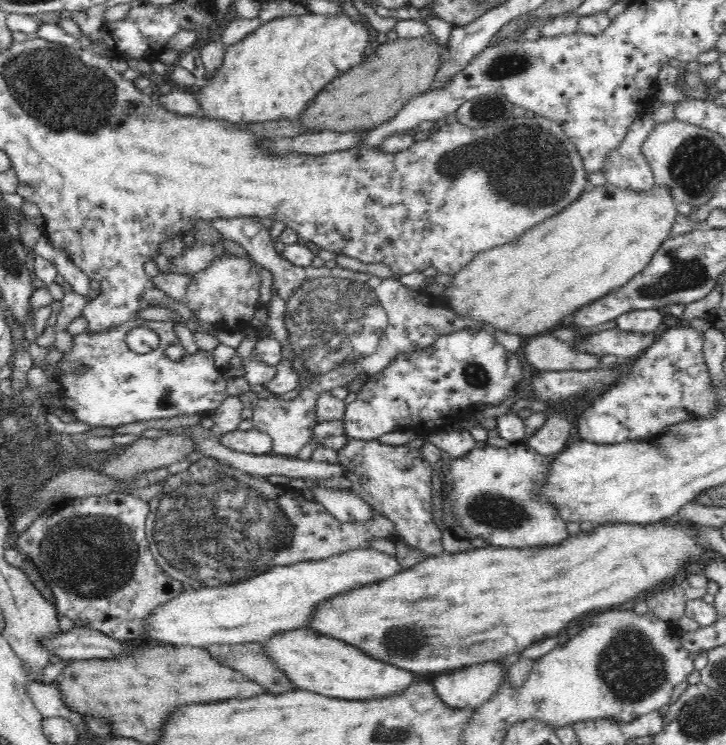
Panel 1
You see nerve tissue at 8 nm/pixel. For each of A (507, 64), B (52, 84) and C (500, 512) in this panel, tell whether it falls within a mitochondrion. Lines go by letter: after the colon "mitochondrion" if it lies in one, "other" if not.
A: mitochondrion
B: mitochondrion
C: mitochondrion

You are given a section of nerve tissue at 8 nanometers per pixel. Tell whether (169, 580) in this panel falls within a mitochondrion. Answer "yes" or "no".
yes

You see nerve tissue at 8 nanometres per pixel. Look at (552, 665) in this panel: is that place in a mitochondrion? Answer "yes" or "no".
no

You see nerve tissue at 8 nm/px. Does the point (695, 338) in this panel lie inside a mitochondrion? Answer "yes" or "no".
no

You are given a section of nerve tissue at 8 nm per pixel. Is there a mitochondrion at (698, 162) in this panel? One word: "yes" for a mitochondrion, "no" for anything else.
yes

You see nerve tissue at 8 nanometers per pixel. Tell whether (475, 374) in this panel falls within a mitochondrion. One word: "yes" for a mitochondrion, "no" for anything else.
yes

